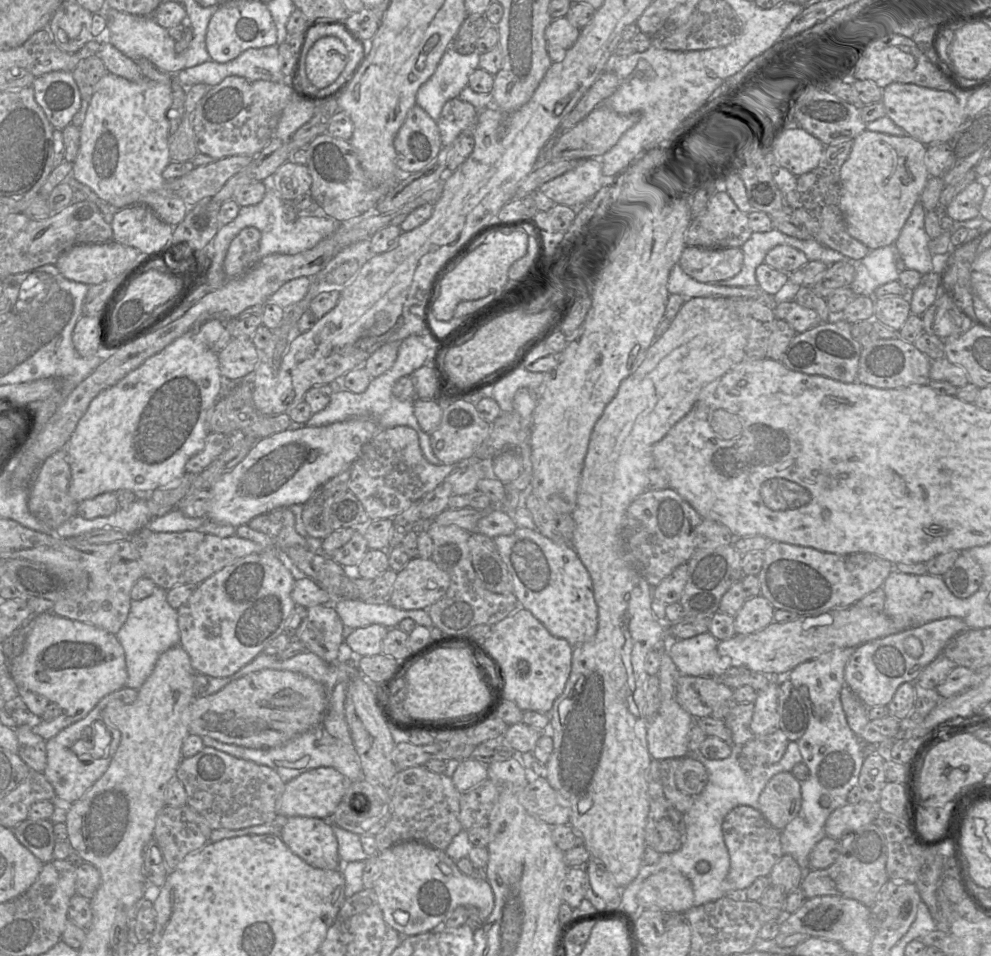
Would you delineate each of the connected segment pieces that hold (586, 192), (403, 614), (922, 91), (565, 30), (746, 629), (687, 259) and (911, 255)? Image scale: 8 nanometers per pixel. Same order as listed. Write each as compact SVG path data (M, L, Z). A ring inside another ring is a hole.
M599 158L580 161L579 165L564 175L553 179L539 191L556 204L580 208L587 204L607 184Z
M387 599L342 600L331 602L346 627L353 629L379 624L386 628L398 627L406 618L414 620L417 625L427 628L435 627L427 609L402 610L387 602Z
M894 82L882 90L885 115L905 133L924 145L947 143L965 119L965 101L968 94L956 97L948 91L918 86L912 83Z
M566 17L552 20L545 30L547 51L552 62L560 62L565 58L567 51L576 42L580 31Z
M761 594L745 601L735 618L736 635L752 634L774 621L773 605Z
M685 245L678 264L696 281L709 283L736 275L743 265L743 253L738 247Z
M917 202L894 243L906 269L916 270L921 275L932 272L930 239L924 229L924 216L925 209Z

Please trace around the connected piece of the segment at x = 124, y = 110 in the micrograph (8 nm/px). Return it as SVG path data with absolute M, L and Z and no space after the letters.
M107 73L96 84L85 120L79 127L80 147L71 176L115 209L144 205L175 227L185 218L189 206L166 190L162 176L171 162L167 118L171 103L171 84L147 78L134 82Z

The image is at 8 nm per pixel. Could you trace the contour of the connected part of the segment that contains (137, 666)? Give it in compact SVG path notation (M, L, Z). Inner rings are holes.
M156 587L151 596L140 601L132 600L127 620L116 637L126 657L128 679L125 686L138 690L152 673L160 655L180 644L178 612L168 603L167 591Z

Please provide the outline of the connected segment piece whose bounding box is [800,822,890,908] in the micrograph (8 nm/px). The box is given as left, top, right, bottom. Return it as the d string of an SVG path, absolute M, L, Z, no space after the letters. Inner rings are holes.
M874 822L864 825L839 840L839 852L836 861L828 868L804 873L800 887L806 899L816 896L843 896L871 908L890 879L886 869L887 839L884 833Z

